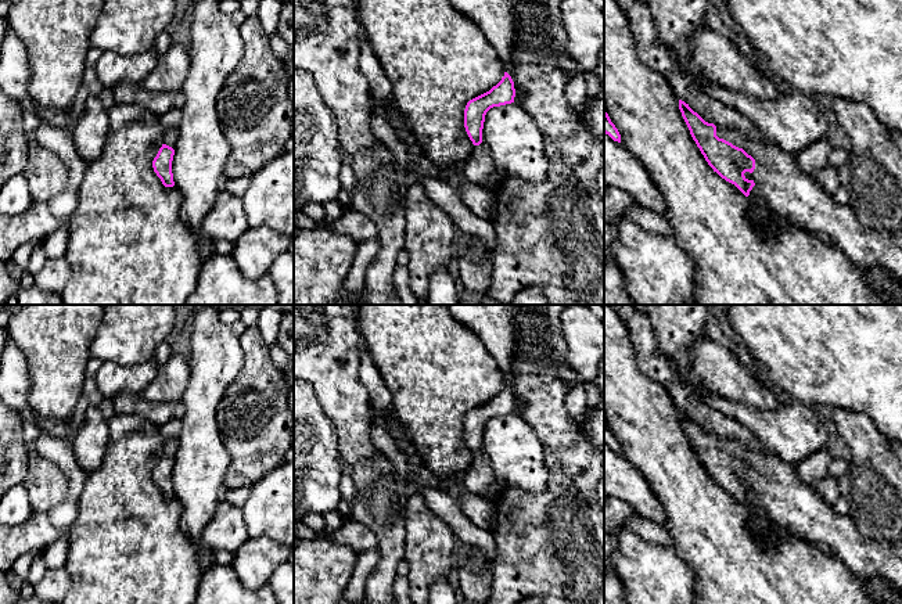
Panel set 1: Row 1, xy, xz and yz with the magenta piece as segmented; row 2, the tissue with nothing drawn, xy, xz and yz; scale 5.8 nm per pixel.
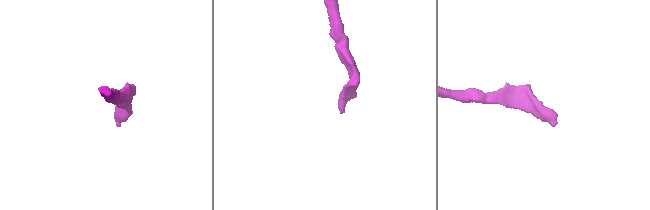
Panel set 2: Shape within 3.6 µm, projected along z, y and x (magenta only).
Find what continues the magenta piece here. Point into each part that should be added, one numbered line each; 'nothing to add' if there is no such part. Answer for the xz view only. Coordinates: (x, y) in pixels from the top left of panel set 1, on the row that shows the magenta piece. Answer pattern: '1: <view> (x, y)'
1: xz (478, 169)

